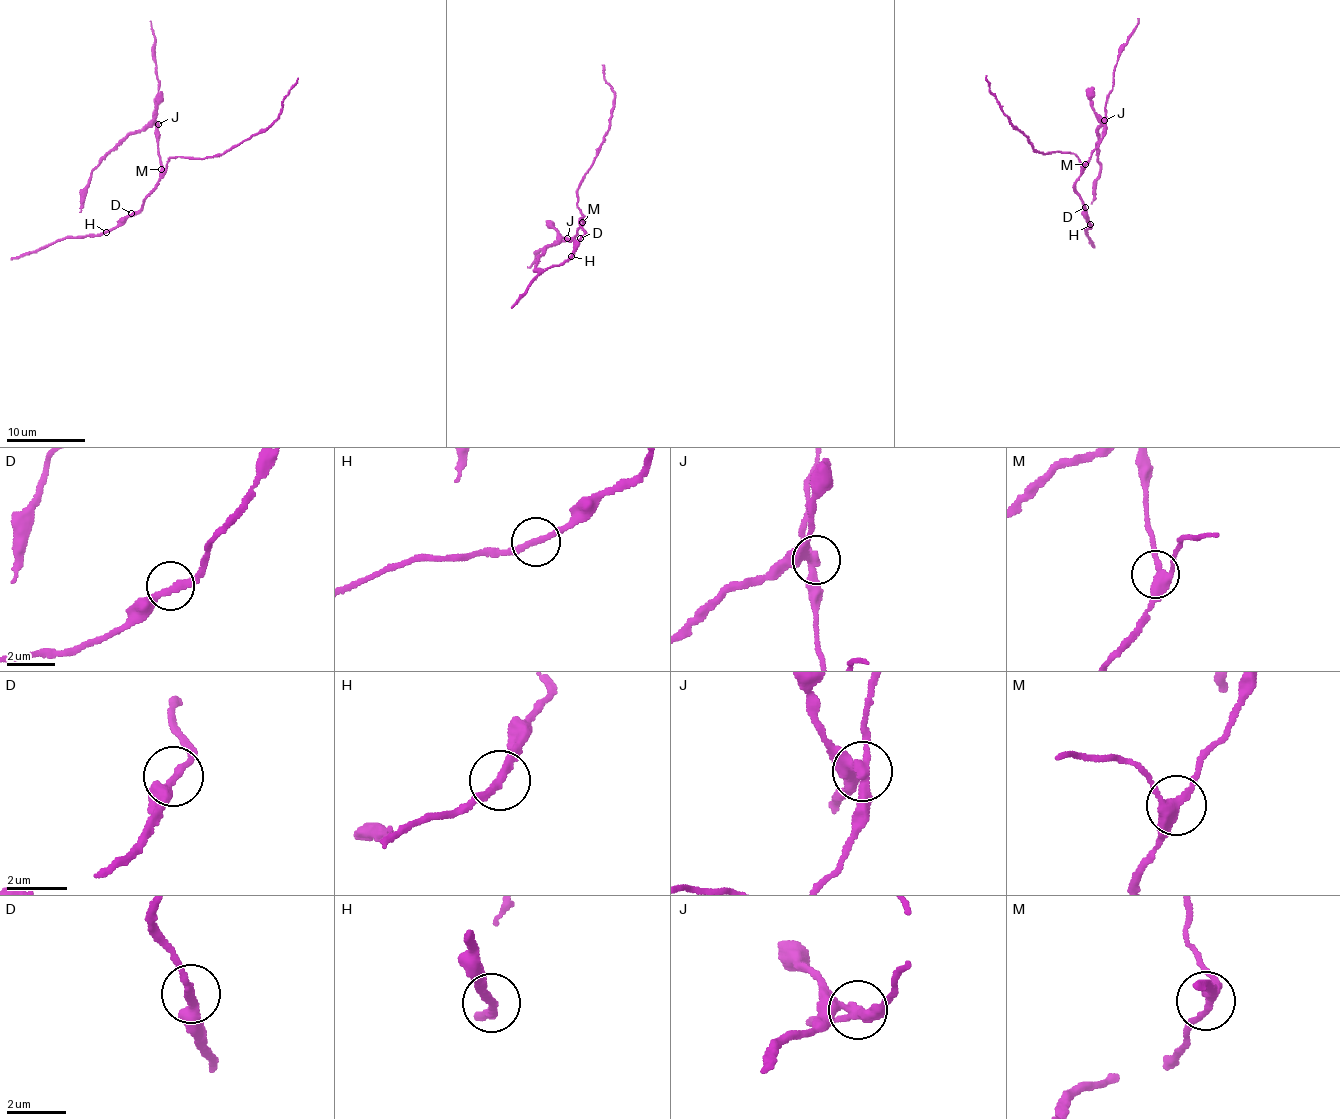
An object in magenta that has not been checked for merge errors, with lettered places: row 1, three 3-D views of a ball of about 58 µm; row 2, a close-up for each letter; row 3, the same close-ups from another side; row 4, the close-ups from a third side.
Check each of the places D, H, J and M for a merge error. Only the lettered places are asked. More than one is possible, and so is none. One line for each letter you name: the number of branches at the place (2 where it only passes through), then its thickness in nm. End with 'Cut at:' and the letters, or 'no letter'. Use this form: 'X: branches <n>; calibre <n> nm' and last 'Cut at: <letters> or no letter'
J: branches 3; calibre 280 nm
Cut at: J

